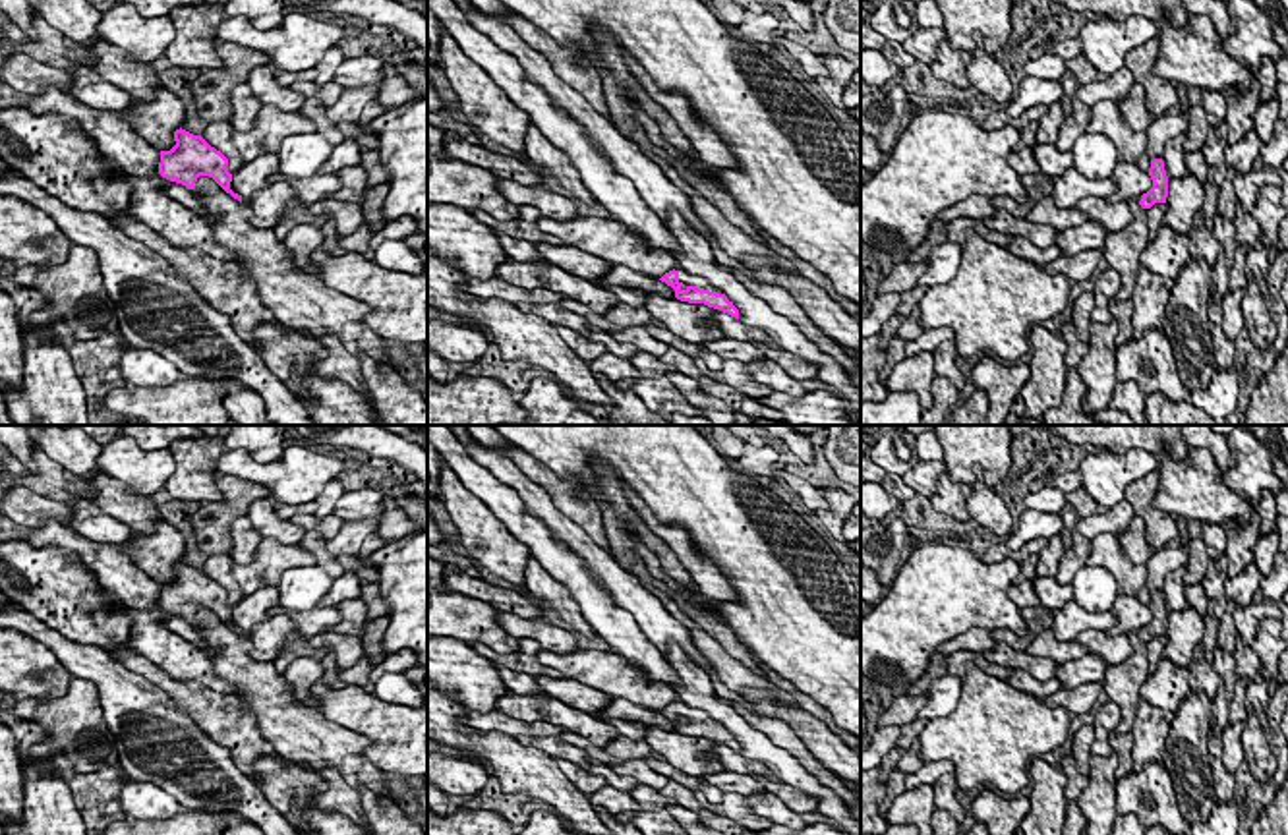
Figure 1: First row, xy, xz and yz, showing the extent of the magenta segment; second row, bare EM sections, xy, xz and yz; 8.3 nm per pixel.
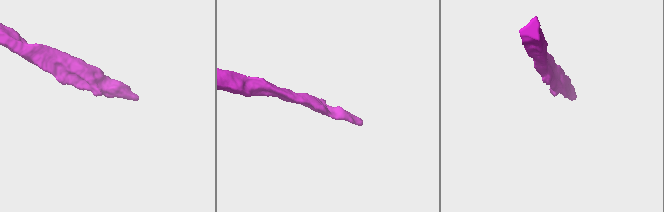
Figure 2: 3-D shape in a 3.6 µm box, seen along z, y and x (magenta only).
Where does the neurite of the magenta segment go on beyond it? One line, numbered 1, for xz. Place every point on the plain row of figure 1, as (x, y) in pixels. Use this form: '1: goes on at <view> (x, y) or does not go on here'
1: goes on at xz (687, 712)

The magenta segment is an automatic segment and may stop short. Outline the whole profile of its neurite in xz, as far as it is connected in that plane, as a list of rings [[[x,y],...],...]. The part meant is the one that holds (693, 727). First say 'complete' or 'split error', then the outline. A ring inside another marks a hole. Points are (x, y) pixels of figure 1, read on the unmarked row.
split error | [[[673,702],[659,713],[671,719],[675,723],[675,731],[681,734],[704,736],[739,752],[739,742],[733,738],[733,734],[729,734],[721,723],[714,721],[702,709],[692,709],[683,702]]]

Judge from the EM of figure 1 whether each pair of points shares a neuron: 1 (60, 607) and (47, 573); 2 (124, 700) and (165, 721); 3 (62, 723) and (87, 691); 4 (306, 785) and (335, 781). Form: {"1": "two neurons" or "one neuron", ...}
{"1": "one neuron", "2": "one neuron", "3": "one neuron", "4": "two neurons"}

